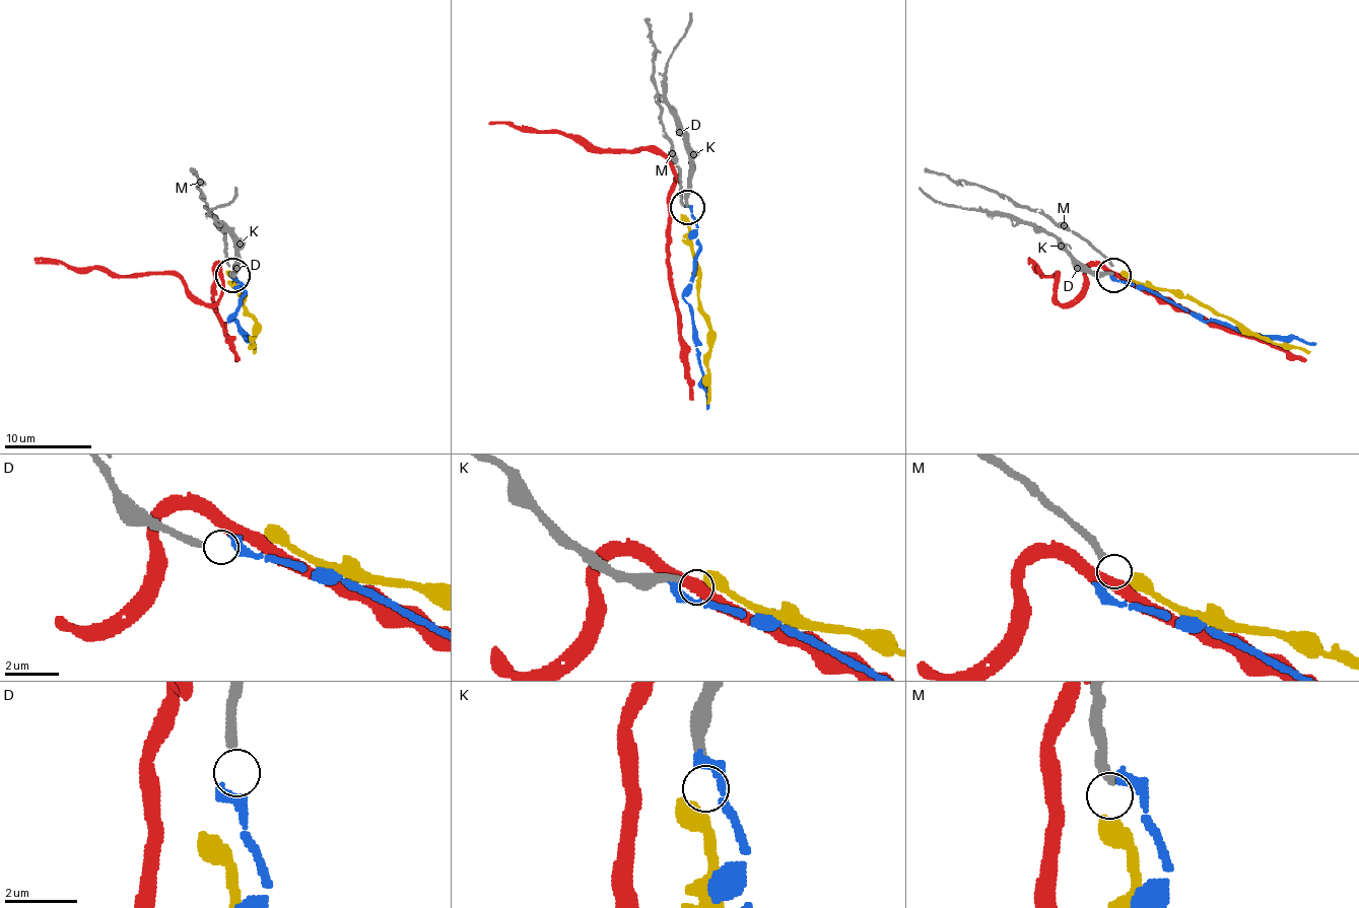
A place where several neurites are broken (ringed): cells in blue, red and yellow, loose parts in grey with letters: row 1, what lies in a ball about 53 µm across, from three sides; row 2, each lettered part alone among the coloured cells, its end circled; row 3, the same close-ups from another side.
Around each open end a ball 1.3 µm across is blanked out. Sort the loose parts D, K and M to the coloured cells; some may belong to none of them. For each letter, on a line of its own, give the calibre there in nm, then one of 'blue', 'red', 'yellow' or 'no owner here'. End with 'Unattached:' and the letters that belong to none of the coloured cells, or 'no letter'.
D: 280 nm thick; blue
K: 280 nm thick; no owner here
M: 260 nm thick; yellow
Unattached: K

